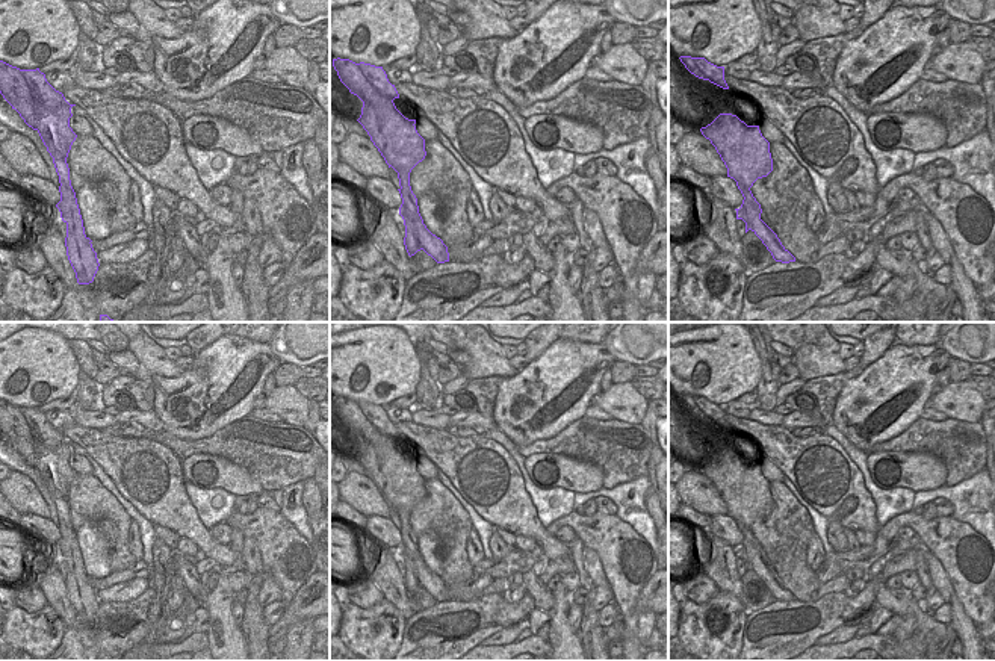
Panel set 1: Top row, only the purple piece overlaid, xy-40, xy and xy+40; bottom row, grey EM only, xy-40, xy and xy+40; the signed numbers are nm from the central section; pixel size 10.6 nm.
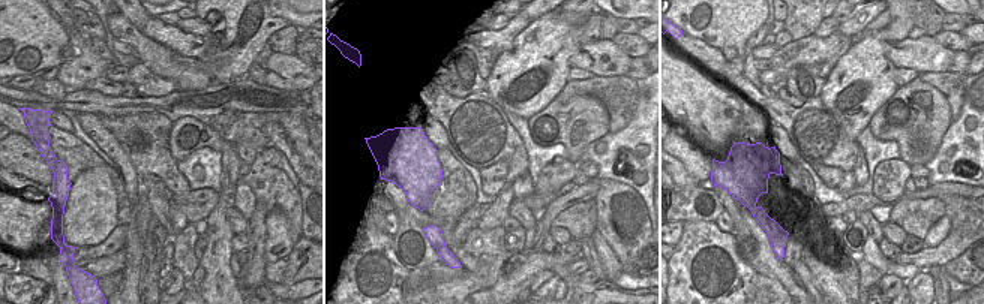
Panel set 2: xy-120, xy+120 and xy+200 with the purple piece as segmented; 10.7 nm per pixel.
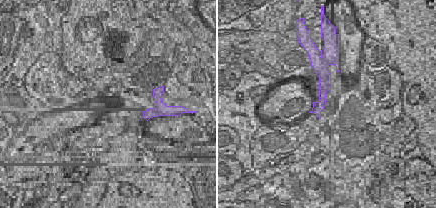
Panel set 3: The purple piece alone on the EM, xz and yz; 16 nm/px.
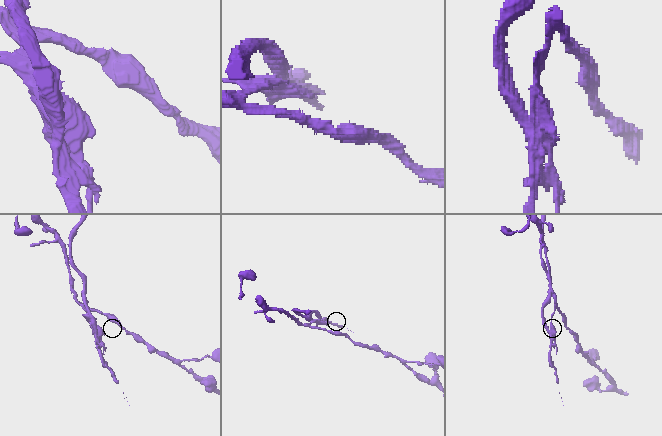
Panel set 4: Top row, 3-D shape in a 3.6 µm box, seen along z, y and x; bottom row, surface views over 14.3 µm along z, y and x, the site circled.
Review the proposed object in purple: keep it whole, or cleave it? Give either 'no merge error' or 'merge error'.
merge error

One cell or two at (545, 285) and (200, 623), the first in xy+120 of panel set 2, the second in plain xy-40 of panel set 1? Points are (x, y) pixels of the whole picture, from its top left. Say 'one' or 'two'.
one

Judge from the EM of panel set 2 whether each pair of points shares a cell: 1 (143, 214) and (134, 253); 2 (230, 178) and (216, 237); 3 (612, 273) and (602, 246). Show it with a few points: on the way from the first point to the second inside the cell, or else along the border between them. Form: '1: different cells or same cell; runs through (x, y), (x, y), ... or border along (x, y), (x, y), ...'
1: different cells; border along (137, 202), (137, 234), (143, 243)
2: different cells; border along (221, 184), (234, 187)
3: same cell; runs through (612, 267), (605, 252)

